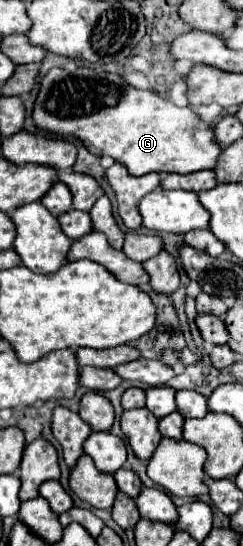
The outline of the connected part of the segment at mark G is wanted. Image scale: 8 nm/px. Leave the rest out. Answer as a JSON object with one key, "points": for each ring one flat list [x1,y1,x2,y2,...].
{"points":[[52,68,40,84,32,114,36,126,60,134,76,136,96,156,112,156,128,168,132,176,148,172,188,174,214,170,222,154,214,128,206,124,190,106,178,108,154,90,130,86,120,74,108,74,88,68,66,72]]}

